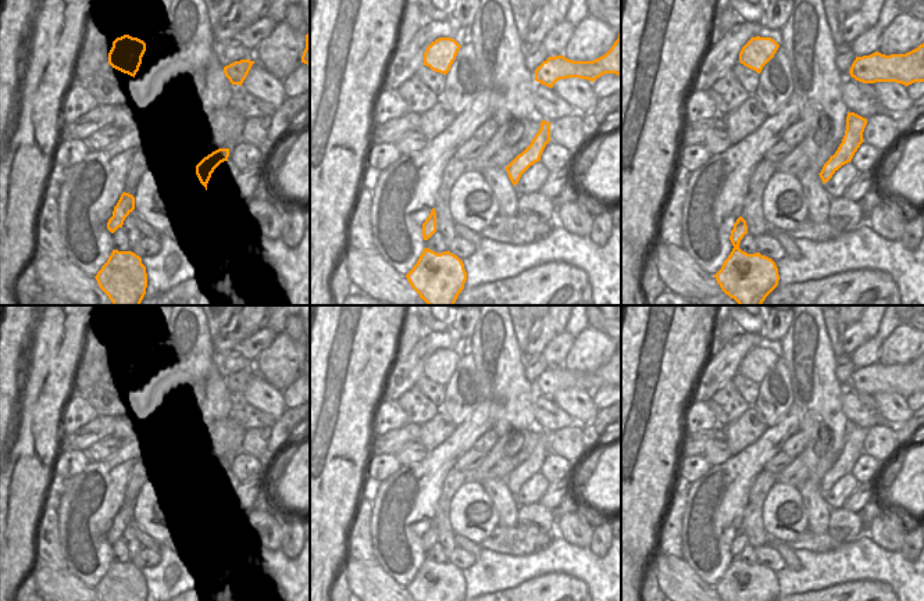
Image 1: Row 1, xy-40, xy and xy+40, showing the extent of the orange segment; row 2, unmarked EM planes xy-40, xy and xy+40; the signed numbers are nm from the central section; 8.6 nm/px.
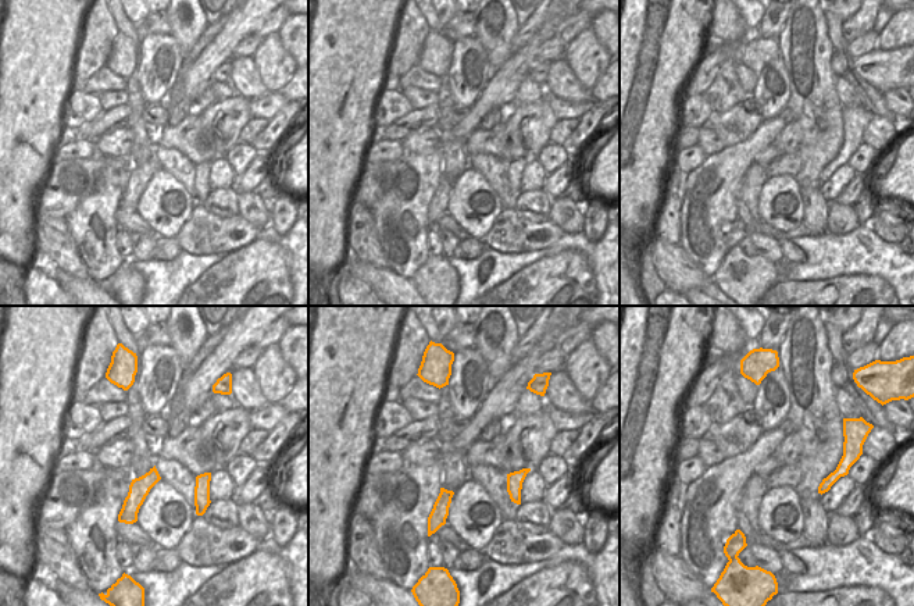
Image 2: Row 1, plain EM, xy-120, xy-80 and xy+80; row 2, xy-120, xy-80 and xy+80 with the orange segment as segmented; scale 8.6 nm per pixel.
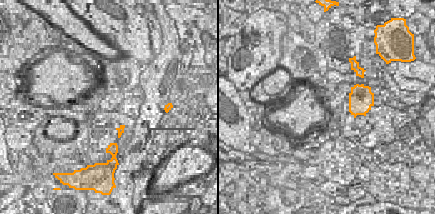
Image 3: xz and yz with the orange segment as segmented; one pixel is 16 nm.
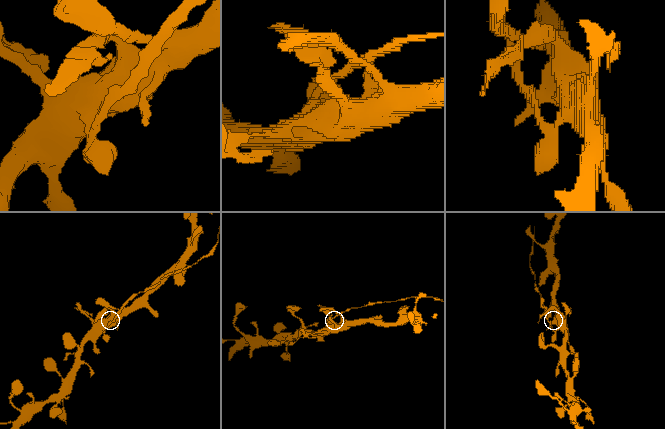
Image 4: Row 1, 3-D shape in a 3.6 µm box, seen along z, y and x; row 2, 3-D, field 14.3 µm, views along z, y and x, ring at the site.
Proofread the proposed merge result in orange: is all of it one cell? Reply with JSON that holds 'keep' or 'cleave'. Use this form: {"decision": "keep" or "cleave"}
{"decision": "cleave"}

